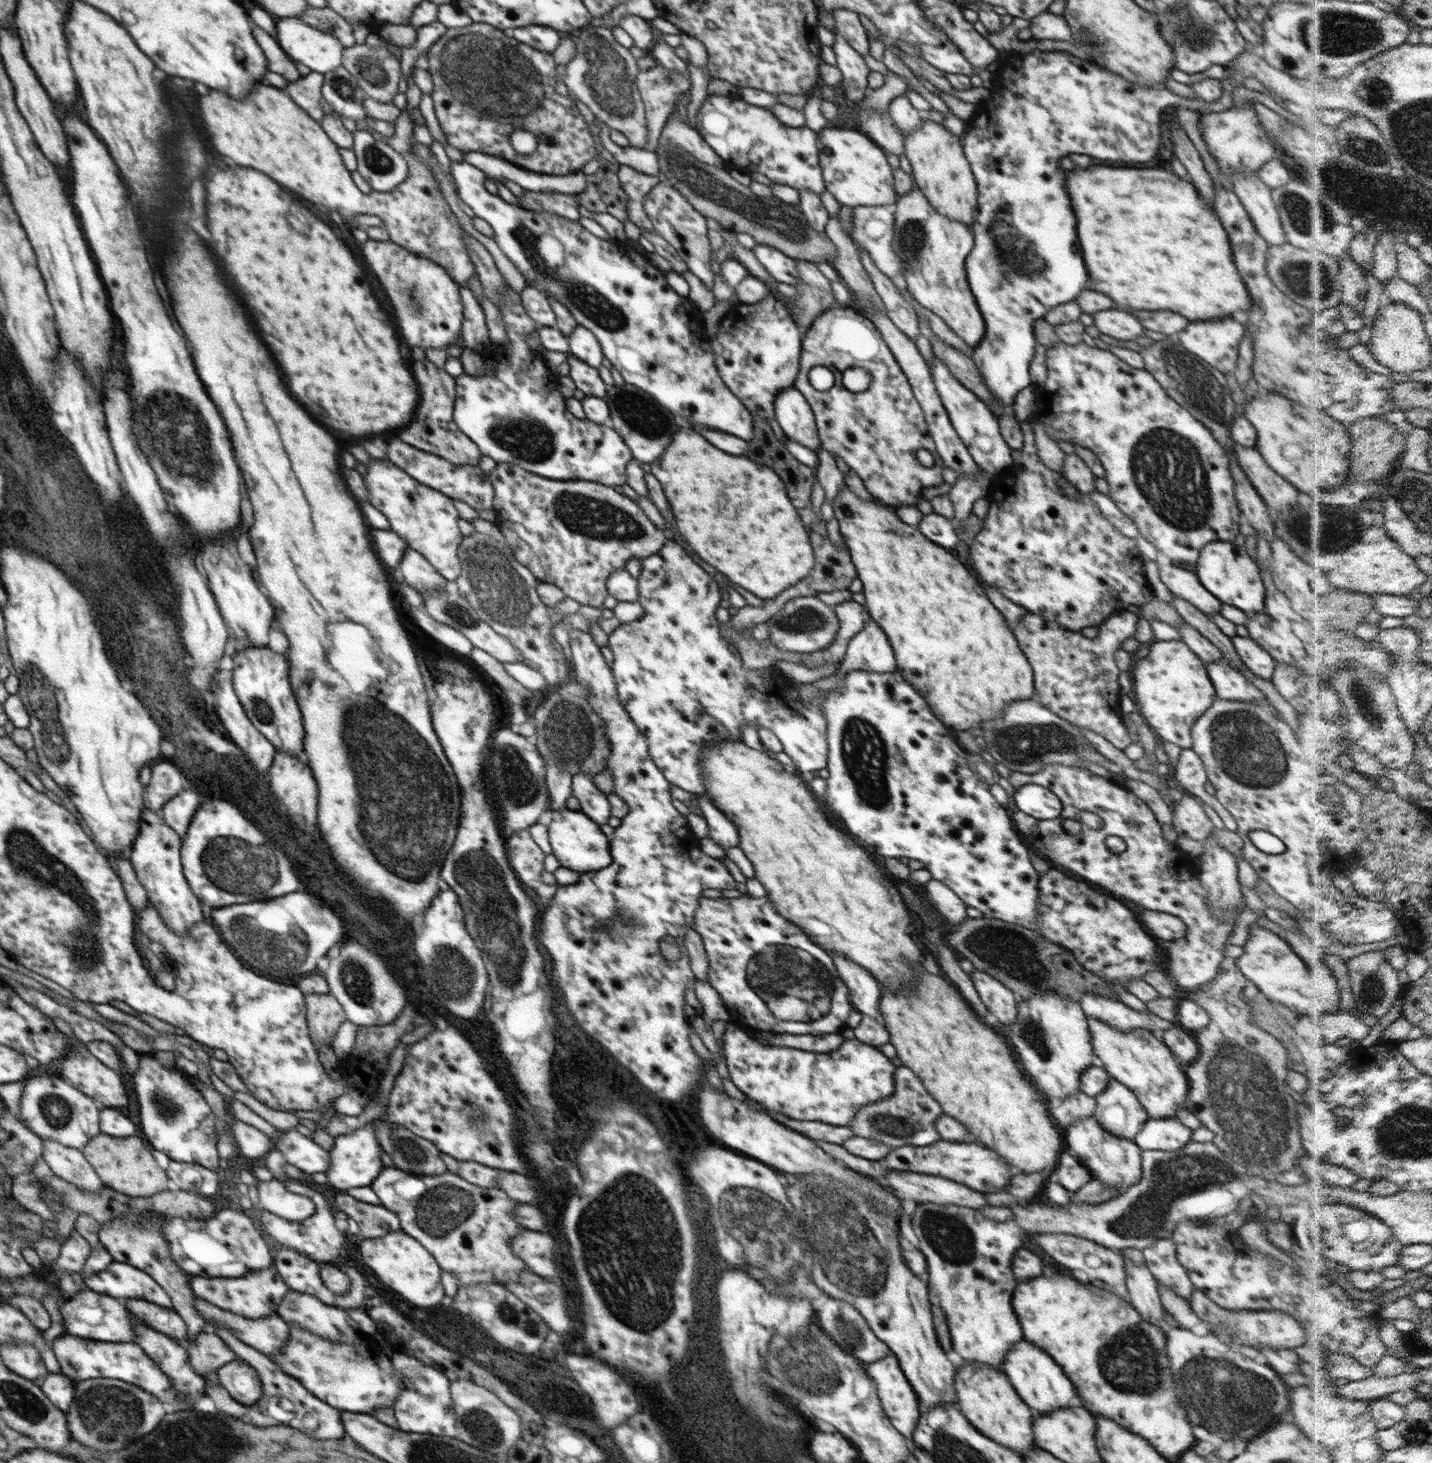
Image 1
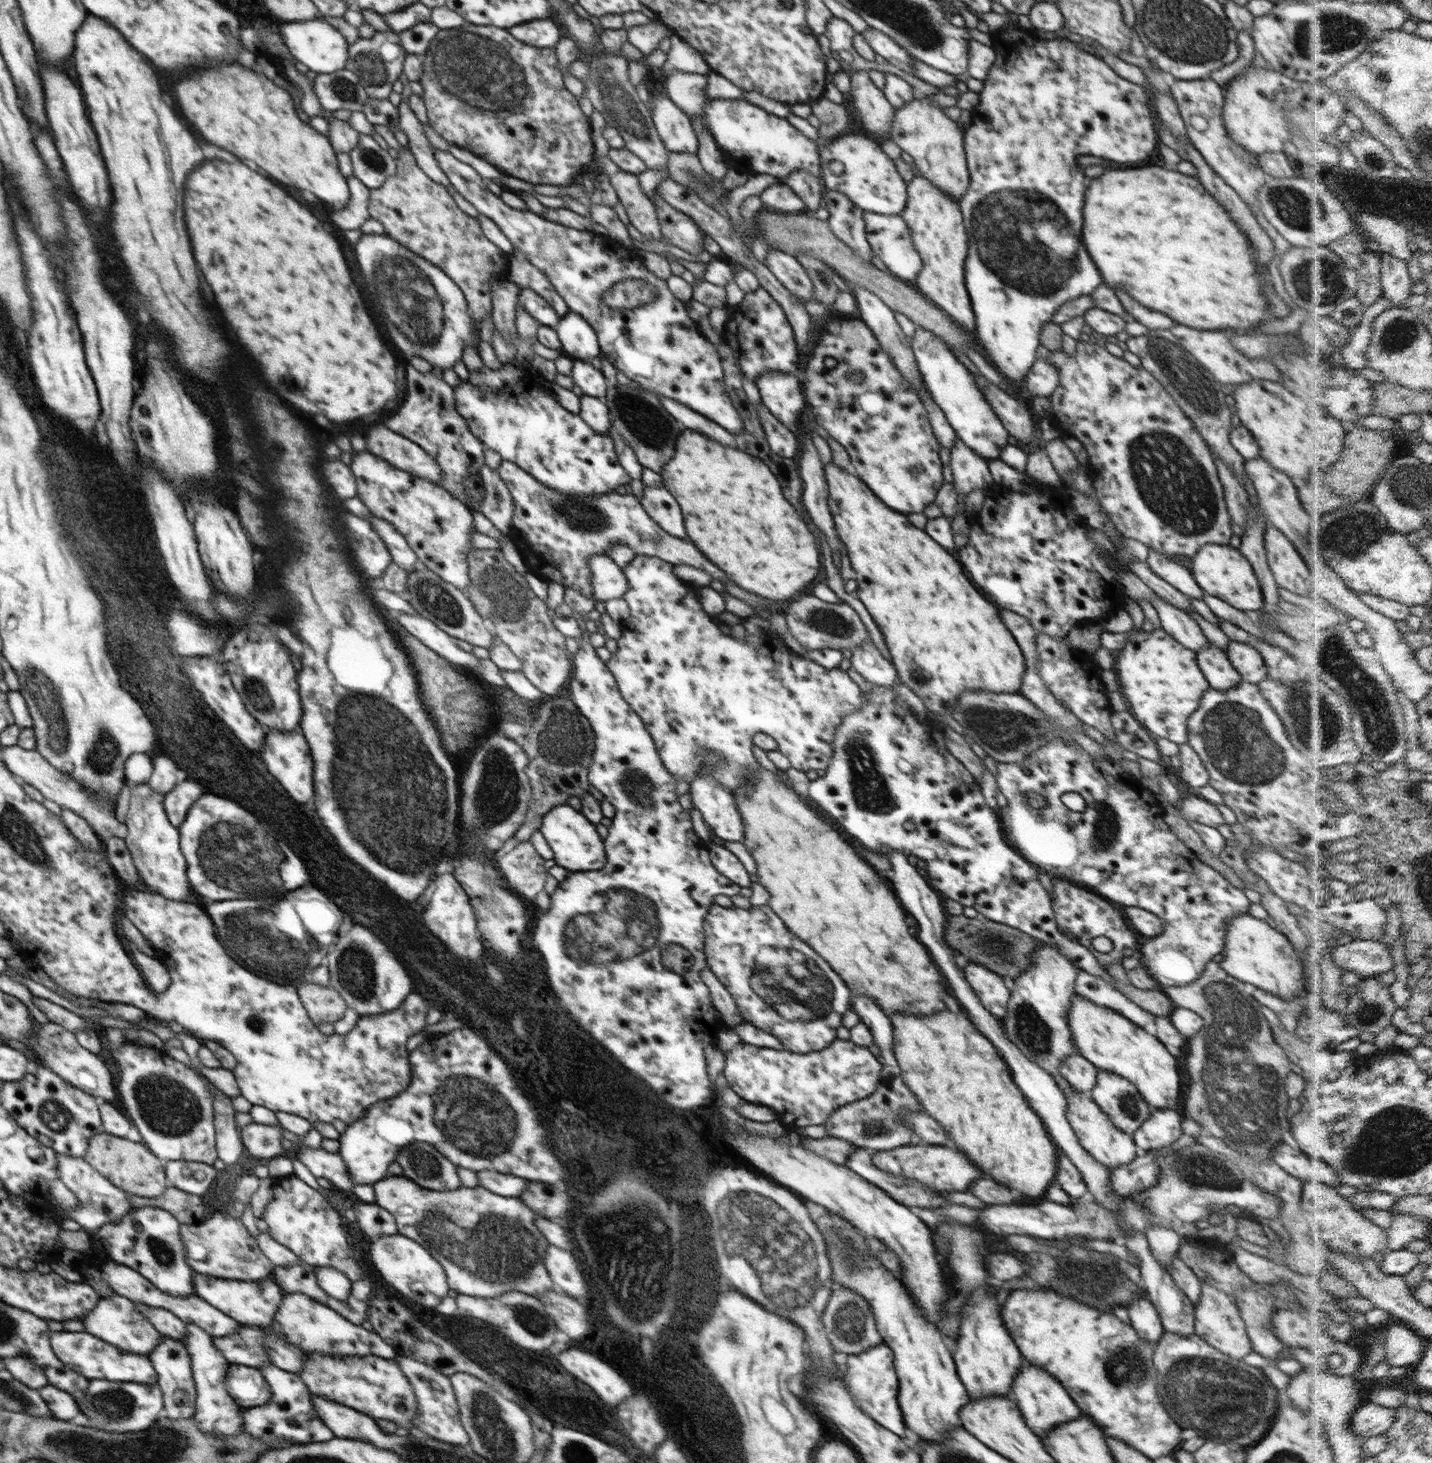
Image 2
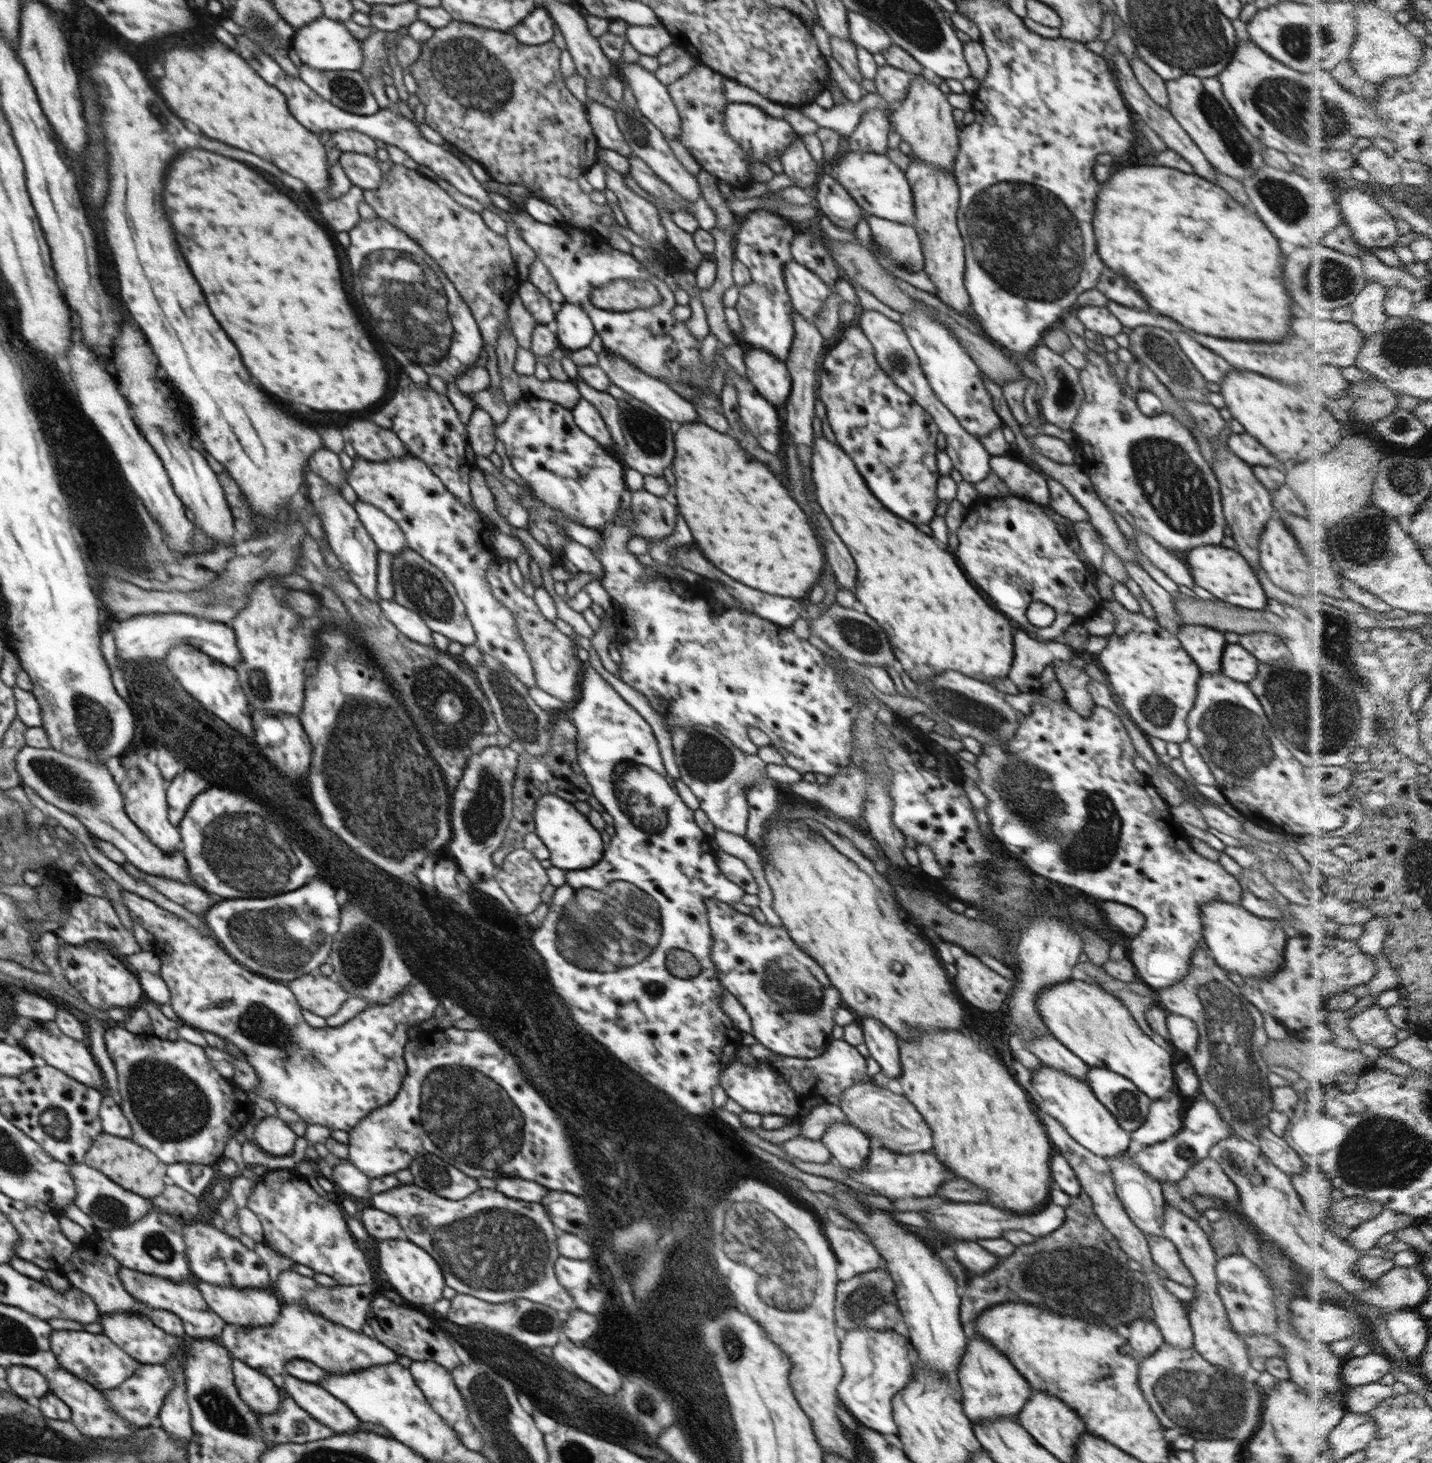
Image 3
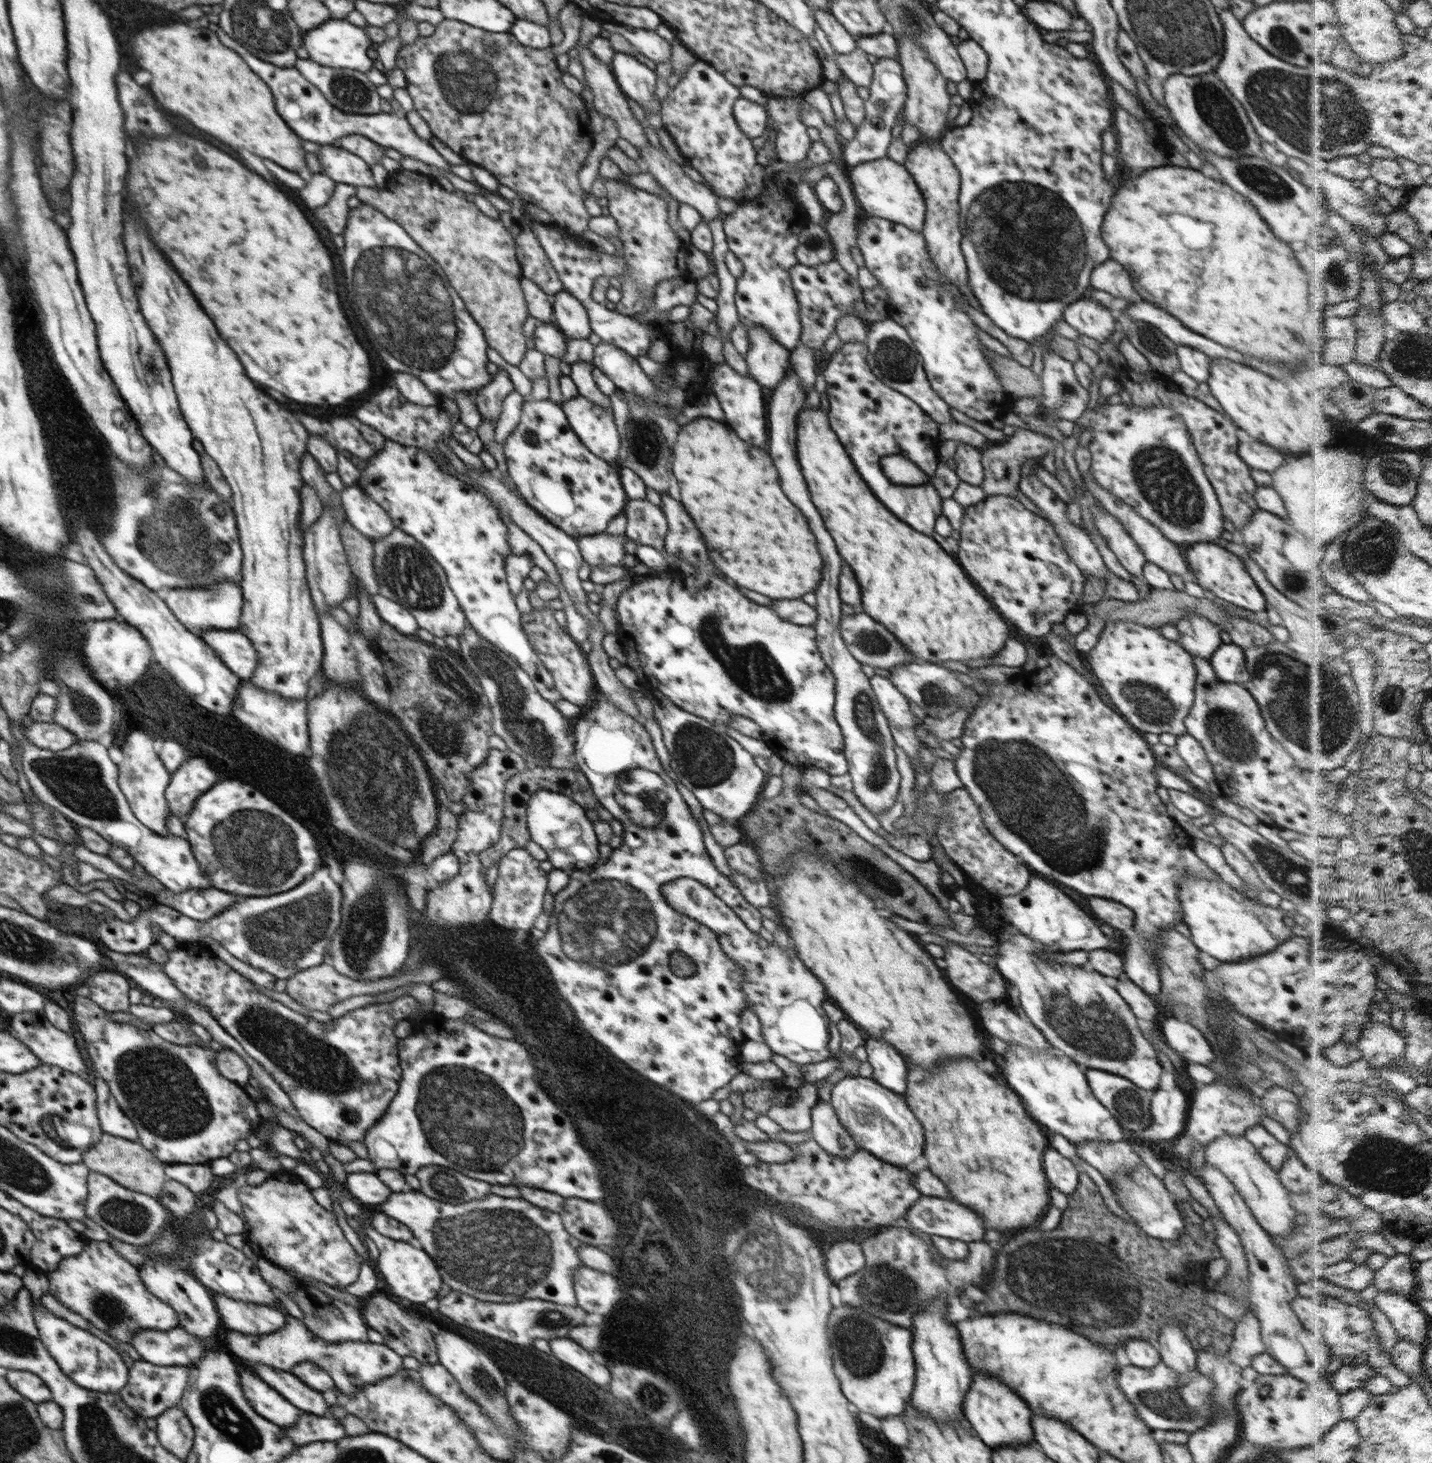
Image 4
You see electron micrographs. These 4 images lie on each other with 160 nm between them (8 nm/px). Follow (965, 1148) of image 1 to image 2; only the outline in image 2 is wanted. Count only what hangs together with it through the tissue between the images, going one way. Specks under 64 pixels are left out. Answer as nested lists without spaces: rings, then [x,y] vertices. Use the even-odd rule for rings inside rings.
[[[904,1145],[887,1151],[871,1152],[871,1162],[876,1168],[889,1172],[896,1176],[905,1176],[912,1180],[920,1180],[922,1184],[928,1184],[934,1190],[944,1190],[944,1192],[962,1192],[968,1190],[970,1184],[978,1178],[982,1178],[982,1172],[978,1166],[970,1162],[962,1152],[944,1148],[944,1146],[932,1145]]]

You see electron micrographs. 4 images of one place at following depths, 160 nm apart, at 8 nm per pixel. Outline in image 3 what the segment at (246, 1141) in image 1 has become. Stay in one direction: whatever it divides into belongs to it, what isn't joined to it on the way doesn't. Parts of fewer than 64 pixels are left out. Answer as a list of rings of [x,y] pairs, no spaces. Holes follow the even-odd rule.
[[[266,1116],[254,1128],[253,1143],[273,1156],[292,1155],[299,1137],[279,1117]]]

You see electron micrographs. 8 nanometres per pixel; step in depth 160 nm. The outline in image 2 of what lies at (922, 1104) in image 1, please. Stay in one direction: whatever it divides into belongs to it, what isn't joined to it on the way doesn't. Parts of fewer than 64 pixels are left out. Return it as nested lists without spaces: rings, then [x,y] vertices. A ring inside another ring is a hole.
[[[882,1066],[878,1088],[866,1098],[837,1108],[826,1121],[828,1137],[840,1138],[871,1152],[887,1151],[915,1142],[915,1136],[904,1126],[903,1114],[924,1111],[918,1097],[901,1076],[899,1066]]]

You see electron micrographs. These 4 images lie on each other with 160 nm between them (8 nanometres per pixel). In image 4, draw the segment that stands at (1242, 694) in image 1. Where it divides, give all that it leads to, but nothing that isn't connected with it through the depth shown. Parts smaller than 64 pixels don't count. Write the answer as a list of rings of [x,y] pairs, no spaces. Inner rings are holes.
[[[1191,612],[1174,625],[1180,635],[1178,642],[1182,648],[1186,648],[1186,652],[1190,652],[1192,657],[1201,657],[1209,661],[1212,654],[1222,646],[1220,639],[1222,628],[1206,617]]]

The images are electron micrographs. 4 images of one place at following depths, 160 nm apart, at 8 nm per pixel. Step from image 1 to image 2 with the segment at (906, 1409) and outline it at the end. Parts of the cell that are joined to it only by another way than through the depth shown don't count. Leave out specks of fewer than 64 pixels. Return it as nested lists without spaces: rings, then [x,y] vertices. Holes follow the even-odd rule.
[[[876,1344],[858,1354],[848,1354],[848,1367],[844,1382],[858,1406],[884,1428],[903,1439],[909,1439],[903,1412],[898,1404],[899,1378],[895,1371],[893,1350],[886,1344]]]

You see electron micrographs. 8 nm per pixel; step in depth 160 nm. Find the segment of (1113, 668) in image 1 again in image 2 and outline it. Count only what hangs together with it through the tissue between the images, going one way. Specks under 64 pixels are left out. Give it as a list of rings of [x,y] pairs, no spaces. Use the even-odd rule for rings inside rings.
[[[1038,631],[1035,633],[1035,643],[1036,649],[1038,649],[1037,671],[1048,690],[1084,724],[1096,728],[1105,737],[1116,737],[1111,721],[1114,711],[1108,701],[1108,691],[1100,680],[1102,669],[1093,663],[1092,655],[1074,648],[1067,637],[1057,639],[1048,636],[1045,632]]]

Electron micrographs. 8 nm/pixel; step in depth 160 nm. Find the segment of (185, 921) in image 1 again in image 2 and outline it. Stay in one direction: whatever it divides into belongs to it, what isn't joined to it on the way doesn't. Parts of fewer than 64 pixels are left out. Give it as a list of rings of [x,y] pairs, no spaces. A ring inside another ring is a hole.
[[[126,779],[126,784],[130,786],[131,796],[126,814],[129,833],[125,843],[141,878],[141,887],[168,900],[188,903],[191,884],[187,877],[187,862],[179,845],[179,830],[168,820],[163,806],[165,795],[154,792],[147,782],[129,784]]]

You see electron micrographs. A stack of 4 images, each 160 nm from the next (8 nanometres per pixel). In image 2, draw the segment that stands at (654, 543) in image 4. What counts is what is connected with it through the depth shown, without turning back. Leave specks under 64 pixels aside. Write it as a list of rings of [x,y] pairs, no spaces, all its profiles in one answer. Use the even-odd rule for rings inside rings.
[[[644,485],[643,495],[638,499],[648,516],[654,522],[658,522],[666,532],[670,532],[672,536],[678,536],[682,540],[686,538],[682,514],[680,514],[676,500],[672,498],[672,494],[668,494],[660,486]]]

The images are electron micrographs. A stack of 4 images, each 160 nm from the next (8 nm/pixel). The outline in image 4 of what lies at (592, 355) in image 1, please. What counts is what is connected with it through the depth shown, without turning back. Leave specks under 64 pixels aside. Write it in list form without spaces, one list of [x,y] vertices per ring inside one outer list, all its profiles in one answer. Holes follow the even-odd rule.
[[[560,290],[552,297],[555,324],[568,338],[588,339],[592,334],[584,305],[569,292]]]

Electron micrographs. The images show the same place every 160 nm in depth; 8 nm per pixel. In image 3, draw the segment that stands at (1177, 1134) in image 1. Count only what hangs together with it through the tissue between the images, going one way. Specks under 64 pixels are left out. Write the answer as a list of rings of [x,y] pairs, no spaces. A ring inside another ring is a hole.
[[[1172,1090],[1165,1098],[1152,1100],[1144,1124],[1132,1131],[1129,1136],[1147,1146],[1174,1137],[1184,1127],[1184,1100],[1180,1100],[1180,1096],[1177,1090]]]

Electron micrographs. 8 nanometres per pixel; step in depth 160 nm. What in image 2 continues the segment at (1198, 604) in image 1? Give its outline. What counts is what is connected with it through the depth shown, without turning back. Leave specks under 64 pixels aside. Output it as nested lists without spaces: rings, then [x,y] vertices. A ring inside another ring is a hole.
[[[1148,550],[1148,559],[1146,561],[1148,566],[1155,572],[1155,574],[1168,582],[1173,588],[1176,588],[1184,595],[1188,595],[1194,599],[1202,600],[1202,588],[1198,586],[1192,571],[1172,560],[1168,560],[1166,556],[1154,551]]]

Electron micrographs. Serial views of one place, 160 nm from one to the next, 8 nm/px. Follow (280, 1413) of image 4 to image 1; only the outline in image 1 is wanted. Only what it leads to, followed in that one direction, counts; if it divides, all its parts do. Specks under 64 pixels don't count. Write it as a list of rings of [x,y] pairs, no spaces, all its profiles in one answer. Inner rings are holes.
[[[240,1358],[216,1370],[217,1380],[234,1400],[244,1406],[254,1404],[263,1393],[259,1374]]]

